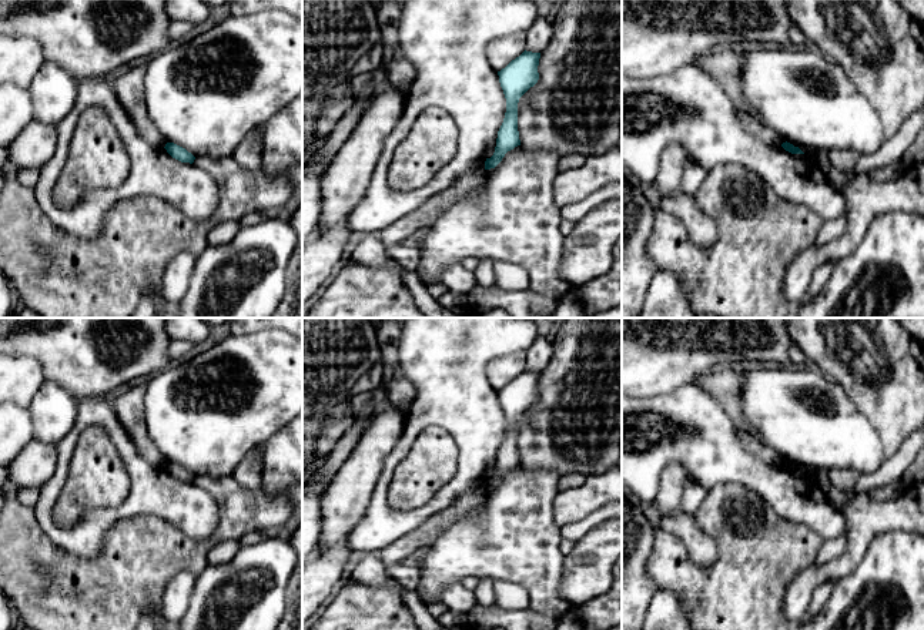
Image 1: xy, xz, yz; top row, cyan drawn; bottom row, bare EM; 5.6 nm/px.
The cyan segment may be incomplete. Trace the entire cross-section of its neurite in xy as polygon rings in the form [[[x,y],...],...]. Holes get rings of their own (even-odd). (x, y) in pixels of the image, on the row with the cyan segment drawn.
[[[167,143],[164,148],[167,150],[167,153],[173,158],[175,158],[175,160],[178,160],[181,162],[192,164],[194,160],[195,160],[195,157],[191,153],[188,153],[185,148],[180,147],[180,145],[174,144],[174,143]]]

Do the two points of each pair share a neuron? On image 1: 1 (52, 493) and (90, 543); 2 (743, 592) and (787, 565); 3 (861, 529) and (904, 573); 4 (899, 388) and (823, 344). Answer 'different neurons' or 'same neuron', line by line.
1: same neuron
2: same neuron
3: different neurons
4: same neuron

